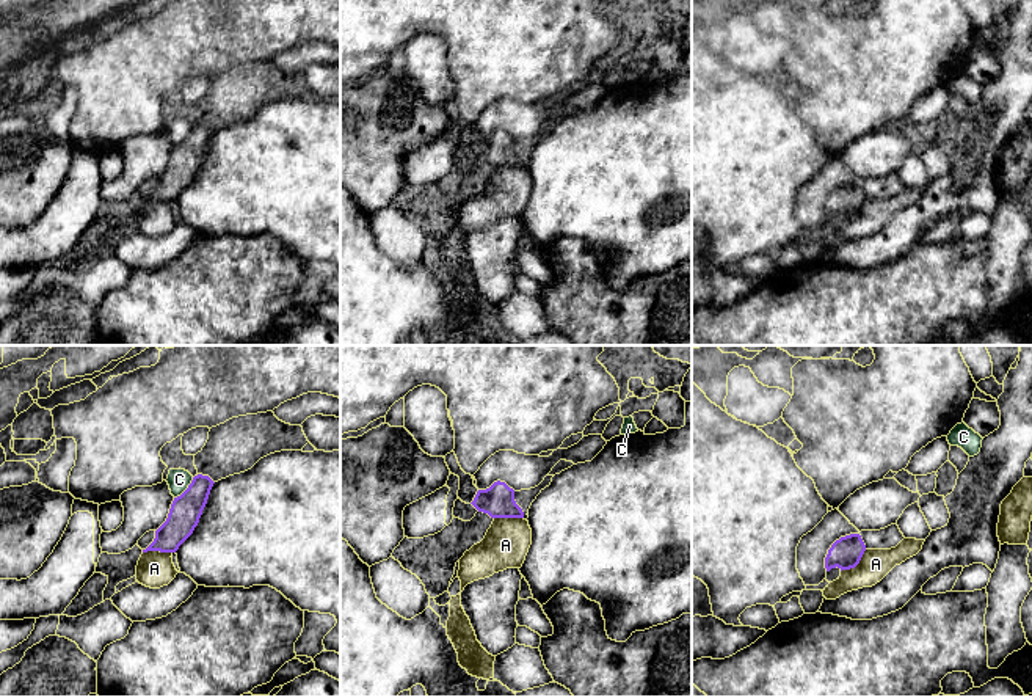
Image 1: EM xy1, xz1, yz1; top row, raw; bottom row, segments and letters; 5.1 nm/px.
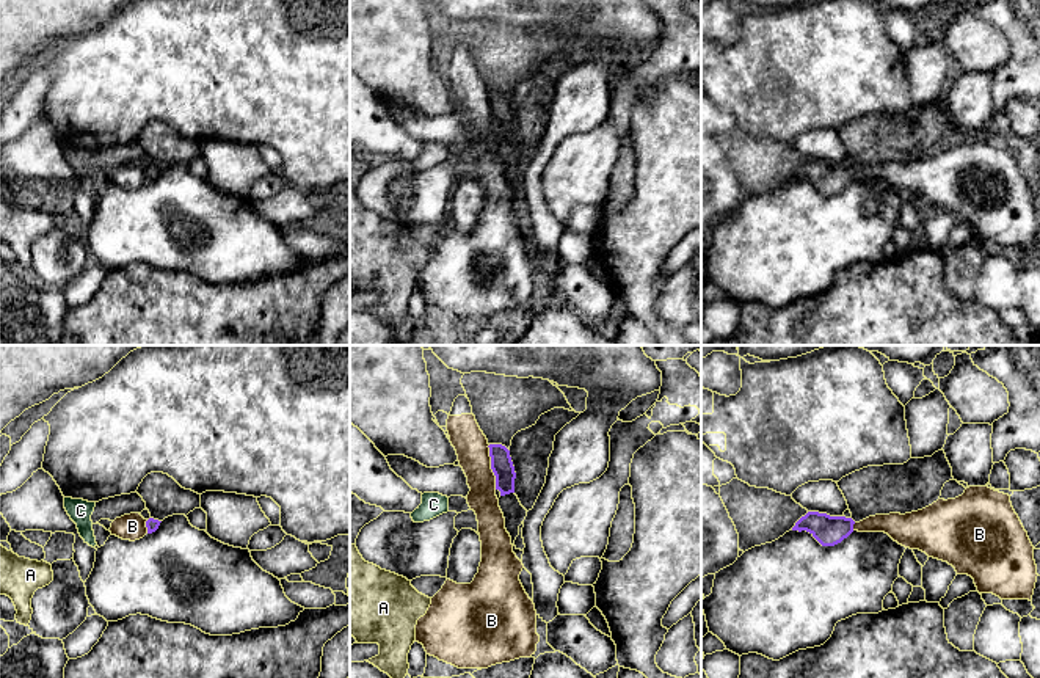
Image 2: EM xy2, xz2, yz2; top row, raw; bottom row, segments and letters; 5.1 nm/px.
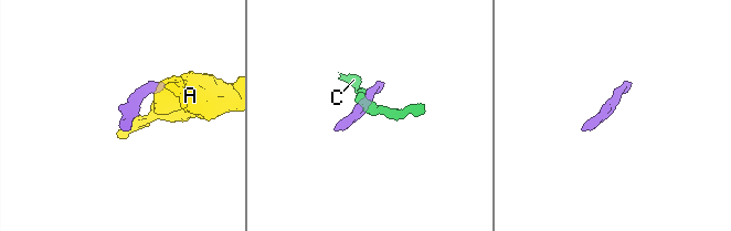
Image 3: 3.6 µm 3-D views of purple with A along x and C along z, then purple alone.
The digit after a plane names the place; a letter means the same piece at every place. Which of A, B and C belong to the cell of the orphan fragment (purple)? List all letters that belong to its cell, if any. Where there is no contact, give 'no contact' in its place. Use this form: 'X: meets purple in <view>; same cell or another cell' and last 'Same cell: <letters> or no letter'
A: meets purple in yz1; another cell
B: meets purple in xz2; another cell
C: meets purple in xy1; another cell
Same cell: no letter

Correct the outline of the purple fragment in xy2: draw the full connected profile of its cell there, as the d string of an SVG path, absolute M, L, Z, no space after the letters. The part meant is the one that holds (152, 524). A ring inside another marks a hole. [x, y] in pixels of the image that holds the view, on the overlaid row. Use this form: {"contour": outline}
{"contour": "M151 472L140 483L136 493L146 502L151 518L146 521L147 534L158 529L160 523L173 515L188 515L201 507L201 494L182 488L163 472Z"}

